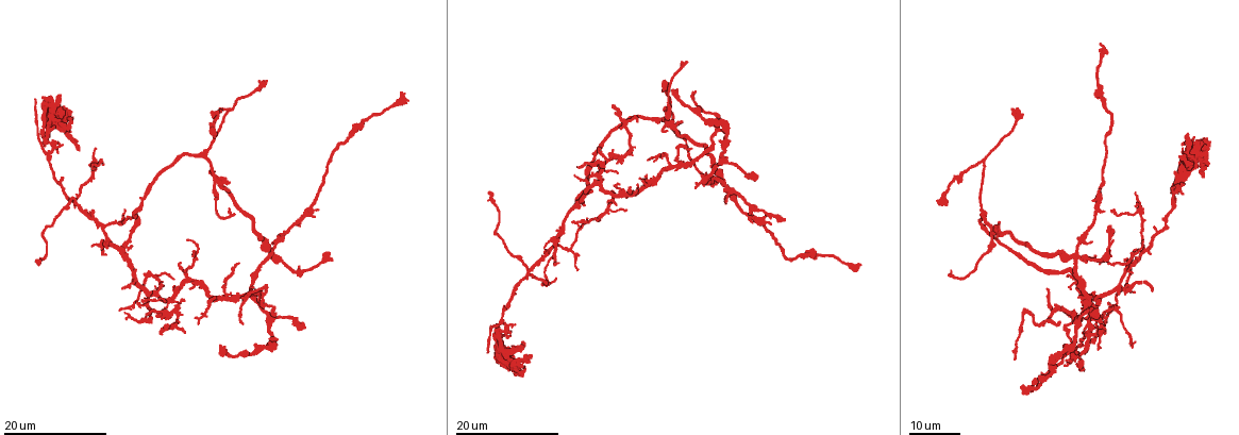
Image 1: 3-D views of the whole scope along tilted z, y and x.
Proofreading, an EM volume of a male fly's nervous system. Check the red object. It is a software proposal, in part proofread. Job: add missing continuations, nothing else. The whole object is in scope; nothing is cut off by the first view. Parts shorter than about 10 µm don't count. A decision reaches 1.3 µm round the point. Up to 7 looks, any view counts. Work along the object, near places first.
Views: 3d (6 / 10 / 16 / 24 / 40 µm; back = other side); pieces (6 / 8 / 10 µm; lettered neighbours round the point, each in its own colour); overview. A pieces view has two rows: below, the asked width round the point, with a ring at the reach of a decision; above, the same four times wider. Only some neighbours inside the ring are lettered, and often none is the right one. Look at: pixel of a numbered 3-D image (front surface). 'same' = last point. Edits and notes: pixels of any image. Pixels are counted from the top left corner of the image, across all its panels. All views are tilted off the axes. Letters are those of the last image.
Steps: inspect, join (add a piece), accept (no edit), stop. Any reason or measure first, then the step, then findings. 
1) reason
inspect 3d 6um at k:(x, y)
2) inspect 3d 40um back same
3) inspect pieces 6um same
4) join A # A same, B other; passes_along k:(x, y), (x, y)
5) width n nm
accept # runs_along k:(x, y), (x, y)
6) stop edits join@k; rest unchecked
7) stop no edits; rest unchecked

long arm stops here
inspect 3d 24um at 1:(1010, 108)

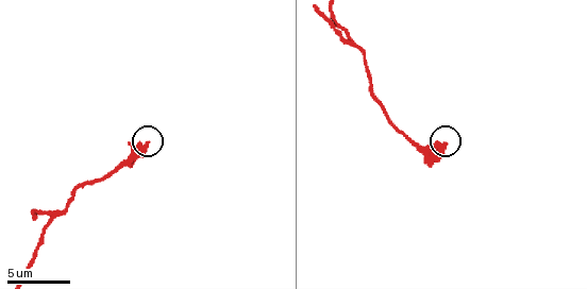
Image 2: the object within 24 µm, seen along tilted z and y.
inspect 3d 10um at 2:(446, 142)

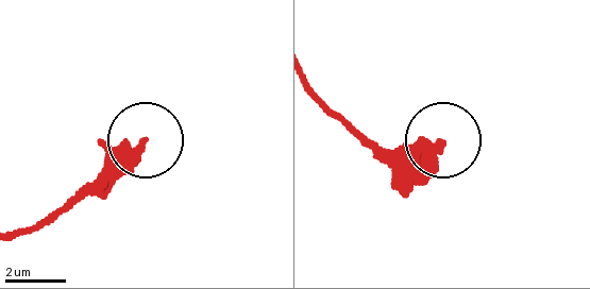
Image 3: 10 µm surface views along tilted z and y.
inspect pieces 8um at 3:(438, 143)

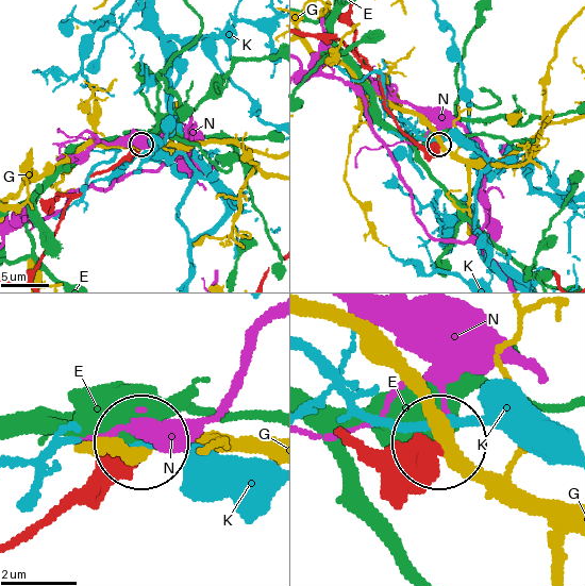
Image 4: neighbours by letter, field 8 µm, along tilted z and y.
width 250 nm
accept # E other, G other, K other, N other; runs_along 4:(360, 440), (398, 456), (433, 445); no lettered piece goes on from it

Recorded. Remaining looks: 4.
inspect 3d 16um at 1:(400, 92)

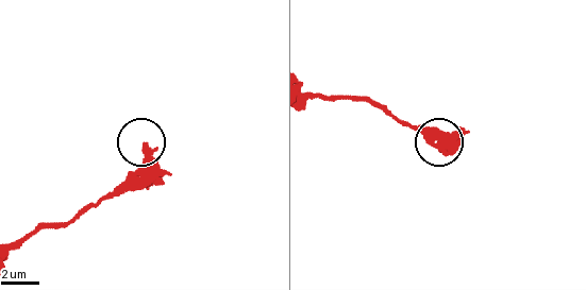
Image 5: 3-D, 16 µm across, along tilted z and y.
inspect 3d 10um at 5:(148, 146)

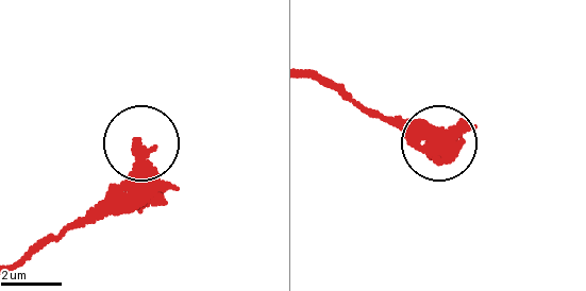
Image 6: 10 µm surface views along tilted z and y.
see the neighbours
inspect pieces 6um at 6:(141, 148)

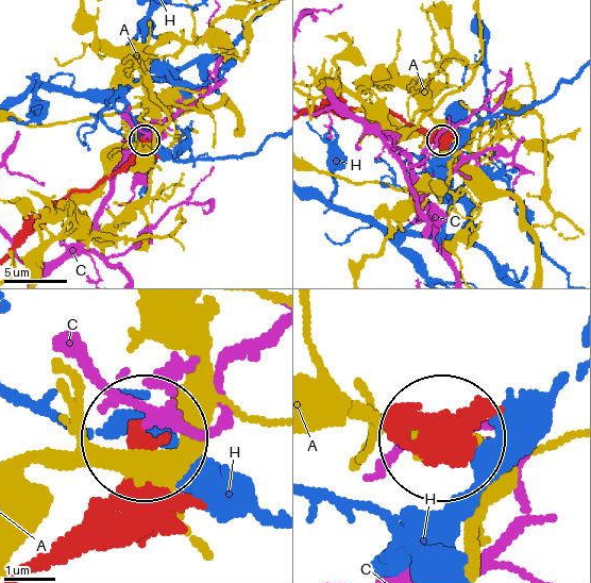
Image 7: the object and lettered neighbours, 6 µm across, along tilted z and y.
accept # A other, C other, H other; runs_along 7:(31, 569), (107, 504), (141, 448); no lettered piece goes on from it

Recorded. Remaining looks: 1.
stop no edits; rest unchecked

